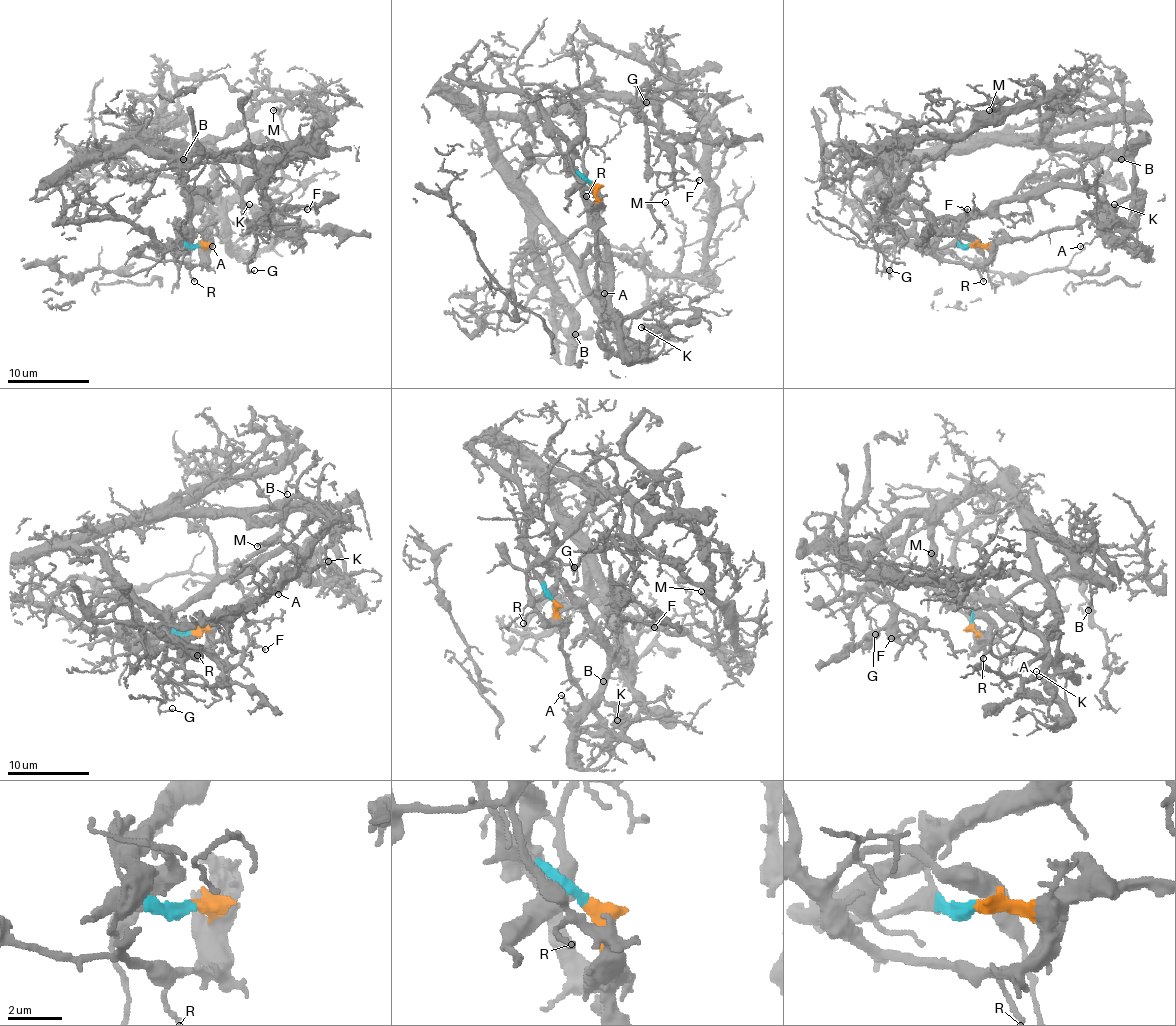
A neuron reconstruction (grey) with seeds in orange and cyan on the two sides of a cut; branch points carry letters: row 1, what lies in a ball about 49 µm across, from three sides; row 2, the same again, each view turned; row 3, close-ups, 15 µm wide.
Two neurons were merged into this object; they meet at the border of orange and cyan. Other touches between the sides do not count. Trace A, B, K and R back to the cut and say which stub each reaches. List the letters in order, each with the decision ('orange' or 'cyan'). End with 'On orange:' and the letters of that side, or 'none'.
A: orange
B: orange
K: orange
R: orange
On orange: A, B, K, R

